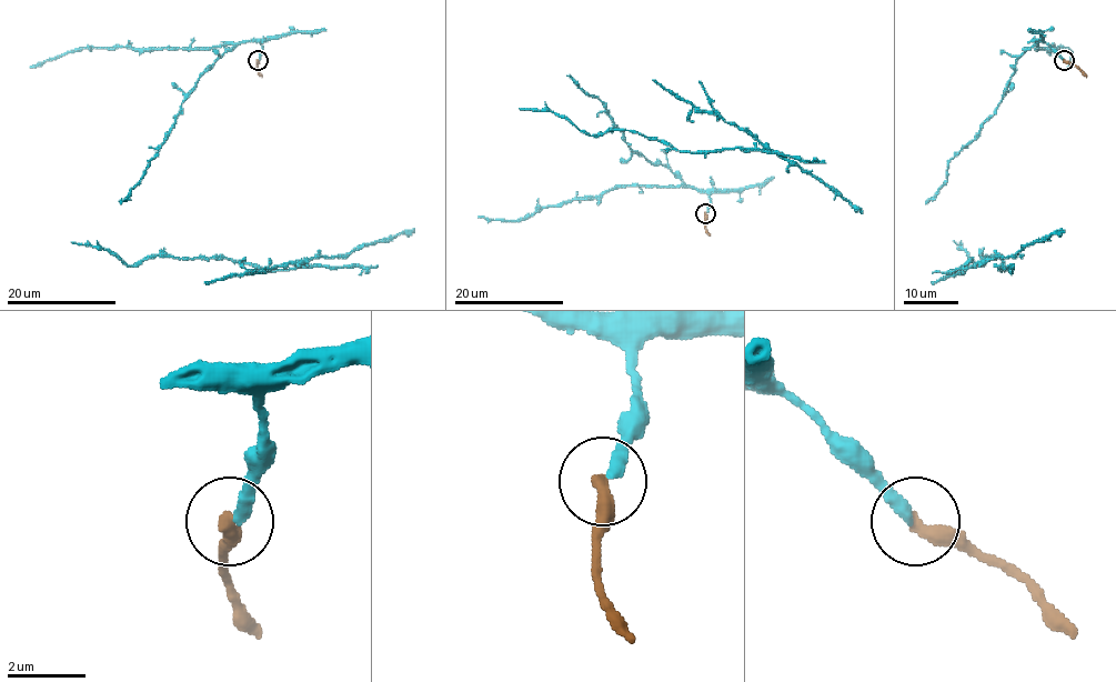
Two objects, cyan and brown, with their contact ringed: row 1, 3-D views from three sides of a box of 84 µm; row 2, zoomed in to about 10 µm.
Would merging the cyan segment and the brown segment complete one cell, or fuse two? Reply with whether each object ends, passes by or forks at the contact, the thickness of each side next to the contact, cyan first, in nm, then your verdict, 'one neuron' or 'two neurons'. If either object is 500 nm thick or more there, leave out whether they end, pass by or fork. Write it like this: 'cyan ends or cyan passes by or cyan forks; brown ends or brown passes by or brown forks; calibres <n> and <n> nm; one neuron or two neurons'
cyan ends; brown ends; calibres 340 and 400 nm; one neuron

